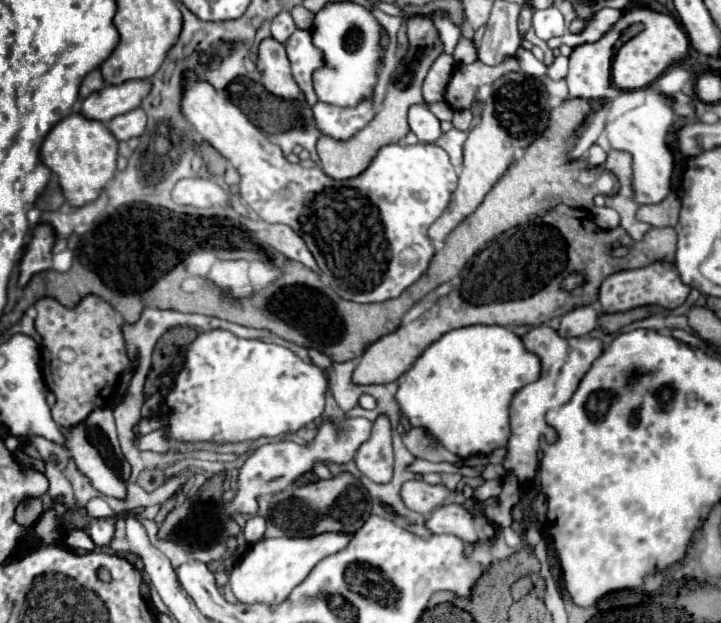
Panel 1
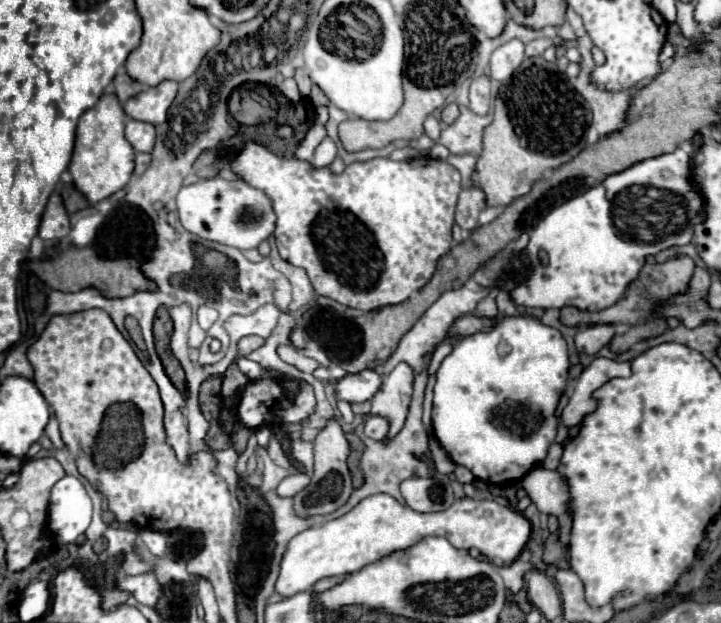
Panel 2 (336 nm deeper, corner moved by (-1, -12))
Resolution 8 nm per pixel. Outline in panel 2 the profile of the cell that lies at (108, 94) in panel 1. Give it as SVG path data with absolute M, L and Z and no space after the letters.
M166 80L154 88L146 88L144 92L124 102L124 112L134 120L142 120L154 126L164 124L168 118L168 108L174 102L176 94L178 82Z

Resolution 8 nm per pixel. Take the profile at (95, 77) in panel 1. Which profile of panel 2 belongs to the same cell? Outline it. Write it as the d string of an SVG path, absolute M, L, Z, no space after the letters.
M116 74L116 78L114 78L114 92L120 98L120 102L126 102L130 96L136 96L142 90L144 90L144 86L138 84L136 80L130 80L128 74Z

